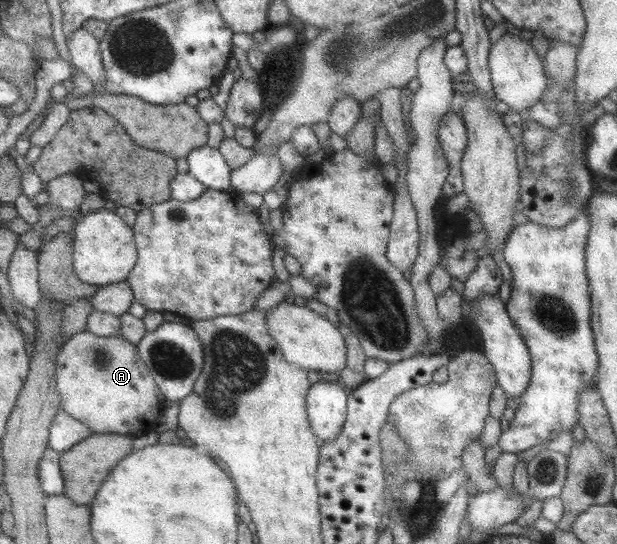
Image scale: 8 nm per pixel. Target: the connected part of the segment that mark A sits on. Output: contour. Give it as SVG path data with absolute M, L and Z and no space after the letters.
M88 331L77 332L76 334L70 335L70 337L61 345L56 352L56 361L55 361L55 386L58 392L58 397L60 397L59 407L68 413L70 417L86 424L92 433L94 434L120 434L123 436L133 436L138 432L148 432L153 430L156 424L158 416L162 414L164 409L168 408L169 401L160 393L158 386L156 385L154 379L147 365L144 365L144 362L140 359L140 356L137 352L137 347L126 341L126 339L121 336L113 337L99 337L89 333Z

